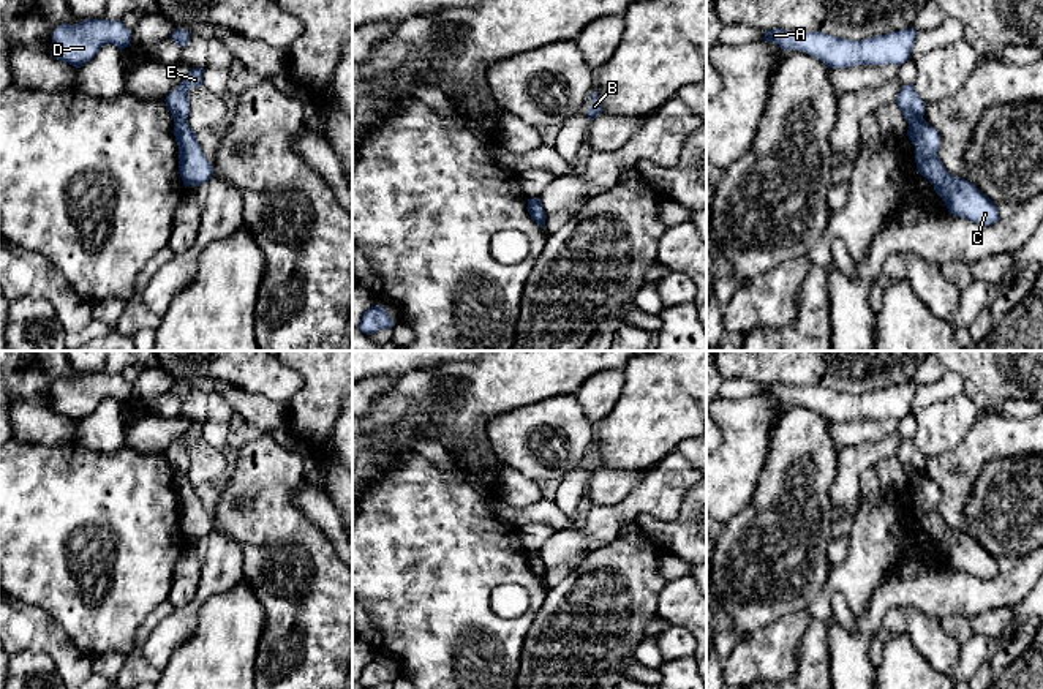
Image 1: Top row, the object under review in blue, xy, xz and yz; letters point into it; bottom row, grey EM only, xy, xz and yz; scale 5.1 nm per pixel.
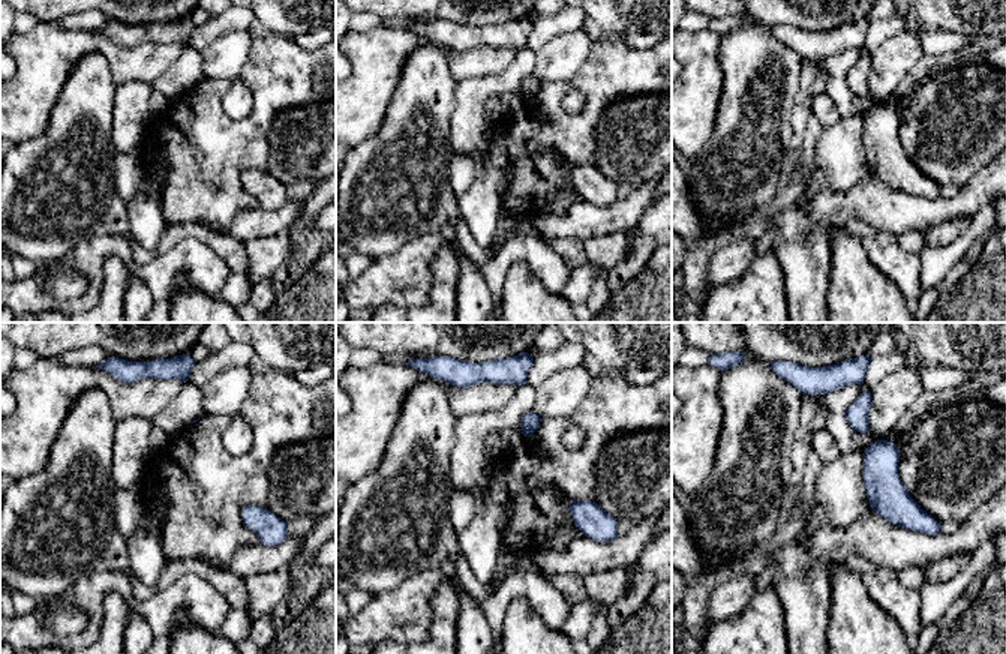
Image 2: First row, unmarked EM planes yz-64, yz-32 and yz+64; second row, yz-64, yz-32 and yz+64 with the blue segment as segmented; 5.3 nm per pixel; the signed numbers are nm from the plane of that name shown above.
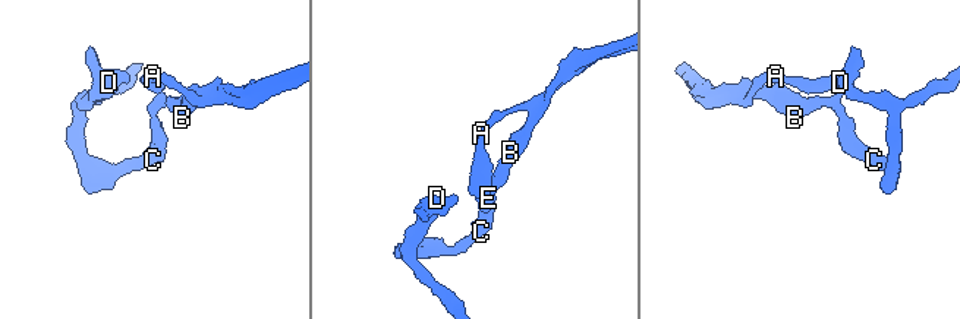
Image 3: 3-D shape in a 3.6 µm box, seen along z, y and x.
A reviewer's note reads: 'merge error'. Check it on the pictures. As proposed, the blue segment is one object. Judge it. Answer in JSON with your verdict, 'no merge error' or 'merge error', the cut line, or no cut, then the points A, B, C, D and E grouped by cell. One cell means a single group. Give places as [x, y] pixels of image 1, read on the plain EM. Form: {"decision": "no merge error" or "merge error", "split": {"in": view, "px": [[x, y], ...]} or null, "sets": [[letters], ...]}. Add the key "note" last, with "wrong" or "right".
{"decision": "merge error", "split": {"in": "xy", "px": [[187, 473], [174, 476]]}, "sets": [["A", "B", "E"], ["C", "D"]], "note": "right"}

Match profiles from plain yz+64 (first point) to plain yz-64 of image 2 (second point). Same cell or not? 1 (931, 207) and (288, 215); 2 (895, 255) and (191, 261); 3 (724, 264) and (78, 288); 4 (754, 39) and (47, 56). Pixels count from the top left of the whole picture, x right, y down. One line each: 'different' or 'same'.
1: same
2: same
3: different
4: different

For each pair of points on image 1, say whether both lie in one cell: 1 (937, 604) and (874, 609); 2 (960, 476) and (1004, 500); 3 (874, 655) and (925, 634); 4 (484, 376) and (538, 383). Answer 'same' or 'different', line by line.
1: same
2: different
3: same
4: same

